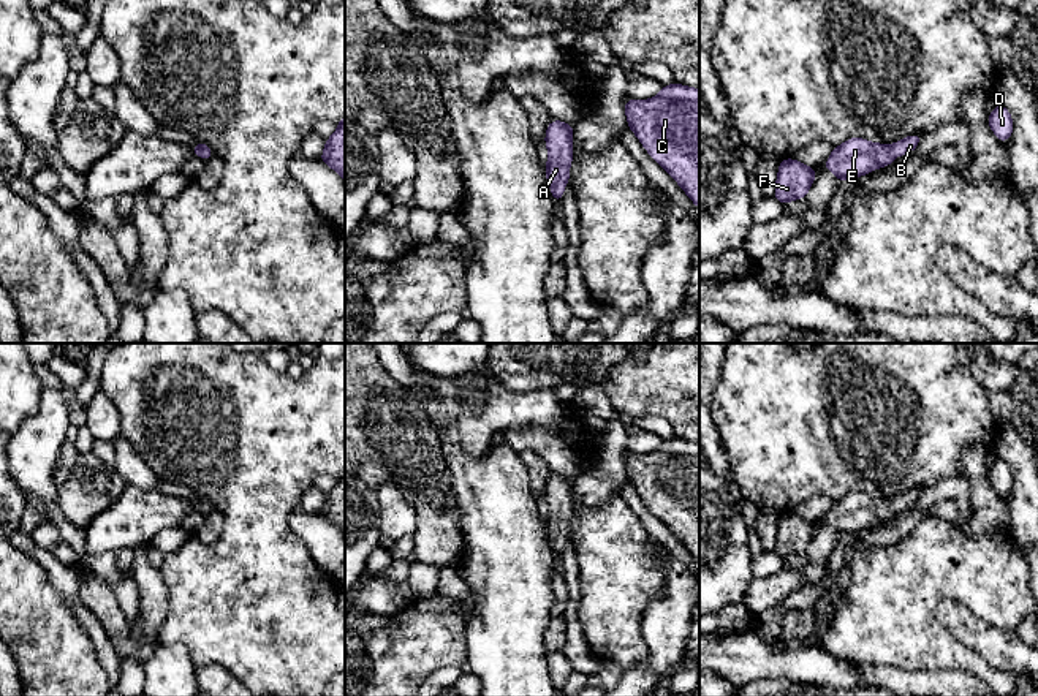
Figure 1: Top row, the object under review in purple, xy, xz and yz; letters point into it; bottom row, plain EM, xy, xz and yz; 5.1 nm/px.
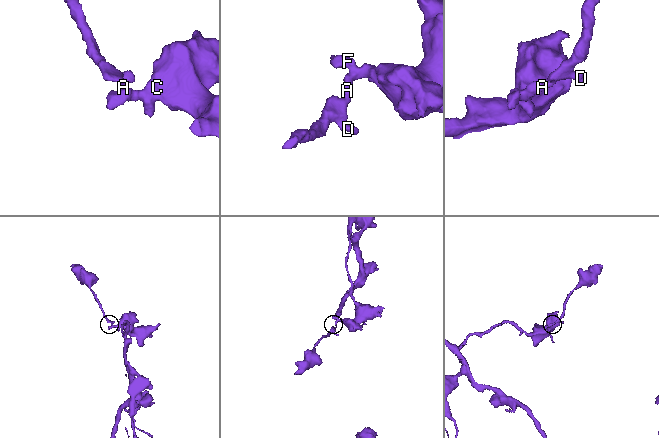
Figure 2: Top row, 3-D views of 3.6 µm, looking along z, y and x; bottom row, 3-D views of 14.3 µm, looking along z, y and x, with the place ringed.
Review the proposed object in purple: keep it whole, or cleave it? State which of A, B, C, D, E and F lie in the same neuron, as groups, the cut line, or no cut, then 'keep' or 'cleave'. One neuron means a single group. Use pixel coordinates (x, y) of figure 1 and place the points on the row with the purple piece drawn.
A B C D E F; no cut; keep

